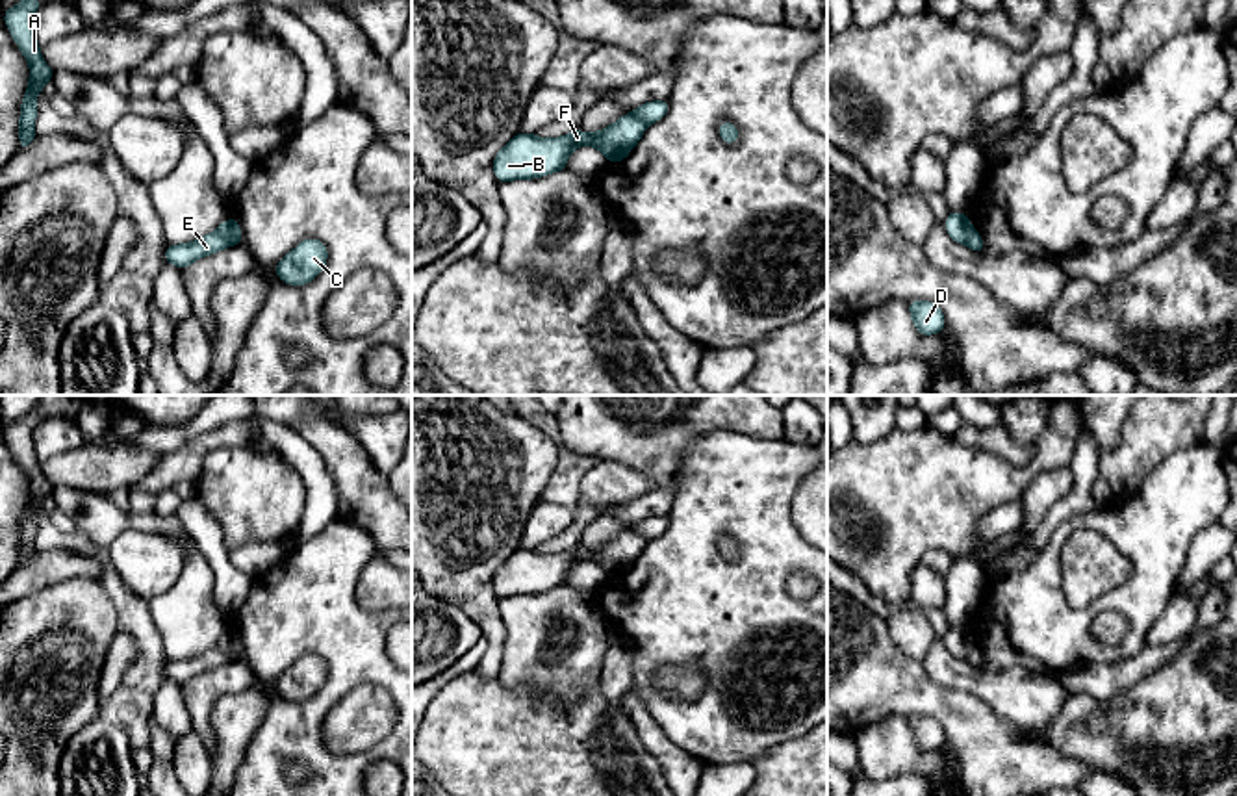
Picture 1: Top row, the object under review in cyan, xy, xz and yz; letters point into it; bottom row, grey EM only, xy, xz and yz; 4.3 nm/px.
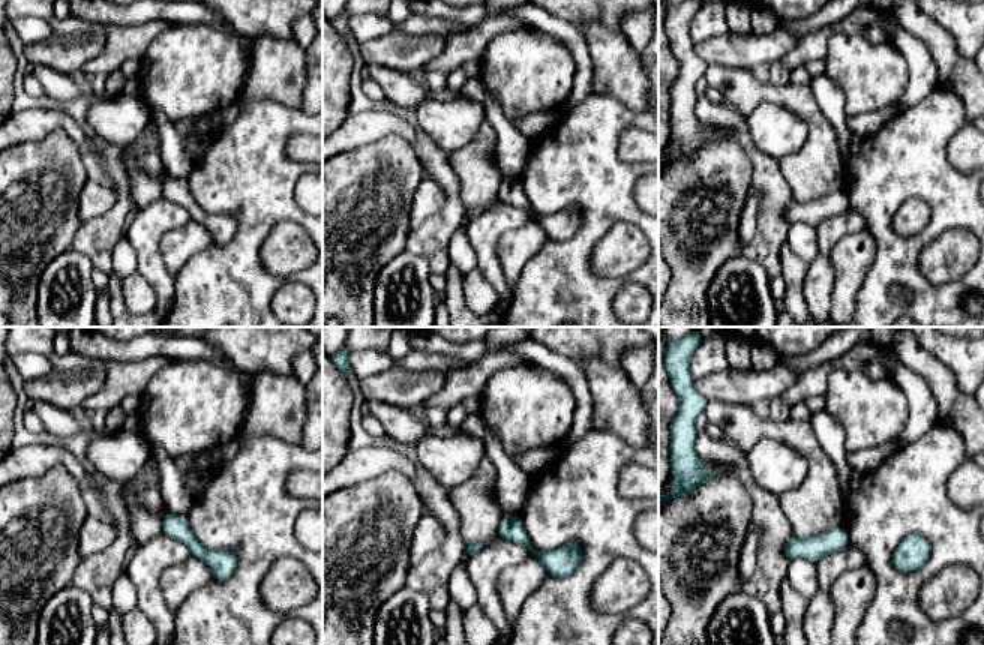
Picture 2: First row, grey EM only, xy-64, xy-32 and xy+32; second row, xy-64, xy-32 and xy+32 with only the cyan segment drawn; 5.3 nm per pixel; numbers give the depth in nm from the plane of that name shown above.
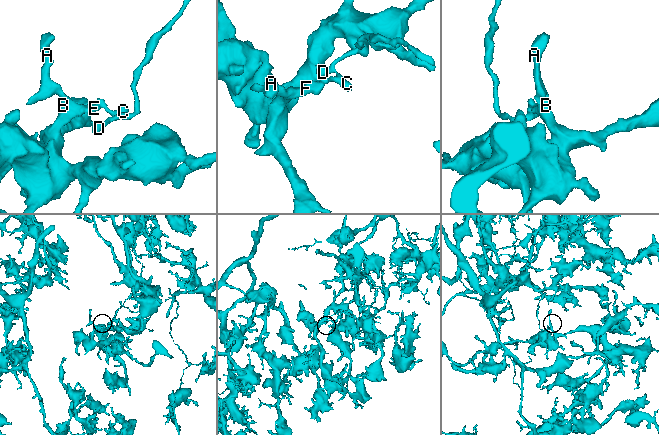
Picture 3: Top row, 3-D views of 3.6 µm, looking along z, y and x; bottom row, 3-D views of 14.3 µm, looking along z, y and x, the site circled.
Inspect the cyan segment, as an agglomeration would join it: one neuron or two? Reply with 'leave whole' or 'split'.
split

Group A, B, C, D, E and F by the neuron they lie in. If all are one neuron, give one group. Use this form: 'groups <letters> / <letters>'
groups A B E F / C D

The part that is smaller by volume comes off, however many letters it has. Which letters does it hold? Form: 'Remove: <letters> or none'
Remove: C, D

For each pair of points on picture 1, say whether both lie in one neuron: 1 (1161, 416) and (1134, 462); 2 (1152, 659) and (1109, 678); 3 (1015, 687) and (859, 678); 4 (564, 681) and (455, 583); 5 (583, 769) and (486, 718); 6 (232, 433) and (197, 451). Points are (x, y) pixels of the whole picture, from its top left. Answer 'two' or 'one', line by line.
1: one
2: one
3: two
4: two
5: one
6: one

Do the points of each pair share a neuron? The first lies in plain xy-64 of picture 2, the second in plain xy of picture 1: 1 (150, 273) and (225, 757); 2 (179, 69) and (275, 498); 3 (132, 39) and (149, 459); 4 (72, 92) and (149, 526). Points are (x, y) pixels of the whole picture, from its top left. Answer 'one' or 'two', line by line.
1: two
2: one
3: two
4: one

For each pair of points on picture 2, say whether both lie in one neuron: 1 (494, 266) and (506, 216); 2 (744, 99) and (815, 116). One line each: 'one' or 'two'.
1: one
2: one

